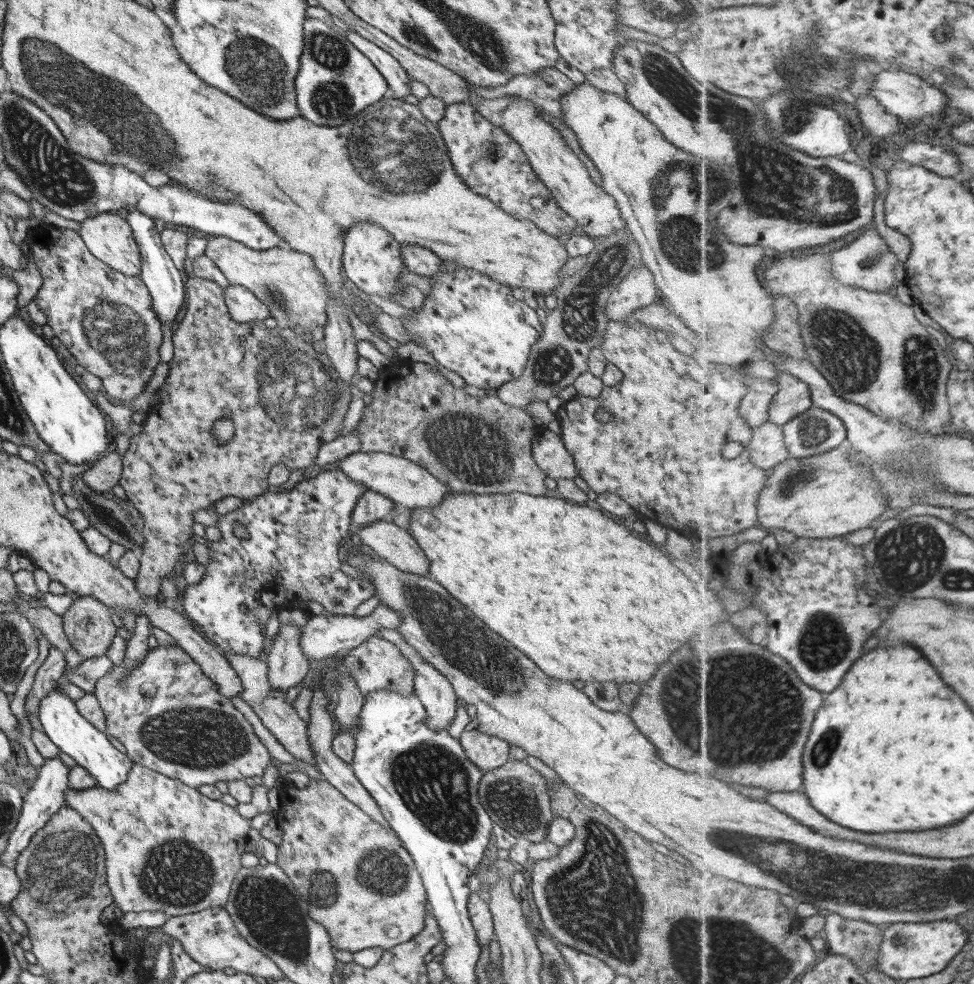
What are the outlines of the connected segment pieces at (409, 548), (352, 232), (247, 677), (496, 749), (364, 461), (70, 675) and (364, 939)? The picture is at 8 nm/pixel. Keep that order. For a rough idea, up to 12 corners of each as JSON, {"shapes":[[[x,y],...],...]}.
{"shapes":[[[386,518],[353,537],[401,572],[429,577],[416,540]],[[377,224],[343,237],[342,269],[359,290],[392,300],[407,272]],[[221,651],[241,681],[239,698],[289,754],[314,766],[306,724],[266,661]],[[477,729],[458,738],[481,771],[509,760],[509,744]],[[352,453],[334,468],[410,510],[451,491],[416,463]],[[105,655],[87,658],[60,682],[93,693],[112,663]],[[323,778],[279,782],[275,864],[332,949],[418,935],[391,828]]]}

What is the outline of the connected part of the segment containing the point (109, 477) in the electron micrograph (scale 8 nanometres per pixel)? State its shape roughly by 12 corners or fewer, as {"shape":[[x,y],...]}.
{"shape":[[111,448],[82,479],[94,492],[108,494],[118,484],[120,456]]}

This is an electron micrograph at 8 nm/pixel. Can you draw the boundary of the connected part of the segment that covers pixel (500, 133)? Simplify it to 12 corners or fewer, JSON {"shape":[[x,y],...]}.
{"shape":[[473,104],[435,125],[471,192],[558,237],[576,222]]}

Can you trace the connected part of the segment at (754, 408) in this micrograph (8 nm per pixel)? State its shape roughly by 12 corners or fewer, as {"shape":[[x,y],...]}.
{"shape":[[761,382],[739,407],[754,428],[770,420],[780,384]]}

